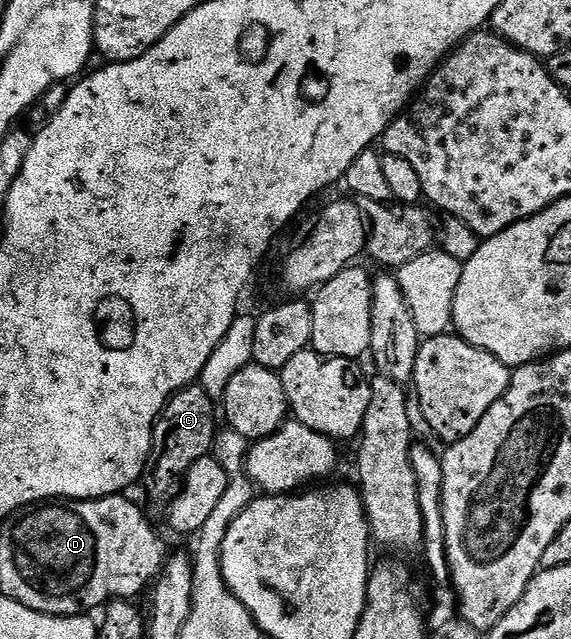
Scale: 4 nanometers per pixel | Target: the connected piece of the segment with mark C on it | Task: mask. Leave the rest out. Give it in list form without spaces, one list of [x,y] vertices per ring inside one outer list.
[[[199,382],[183,387],[181,391],[170,397],[170,401],[161,409],[156,419],[152,430],[148,465],[144,468],[142,488],[144,487],[150,502],[171,504],[184,482],[184,476],[194,465],[194,461],[209,458],[217,442],[215,441],[216,415],[218,419],[217,404]]]

